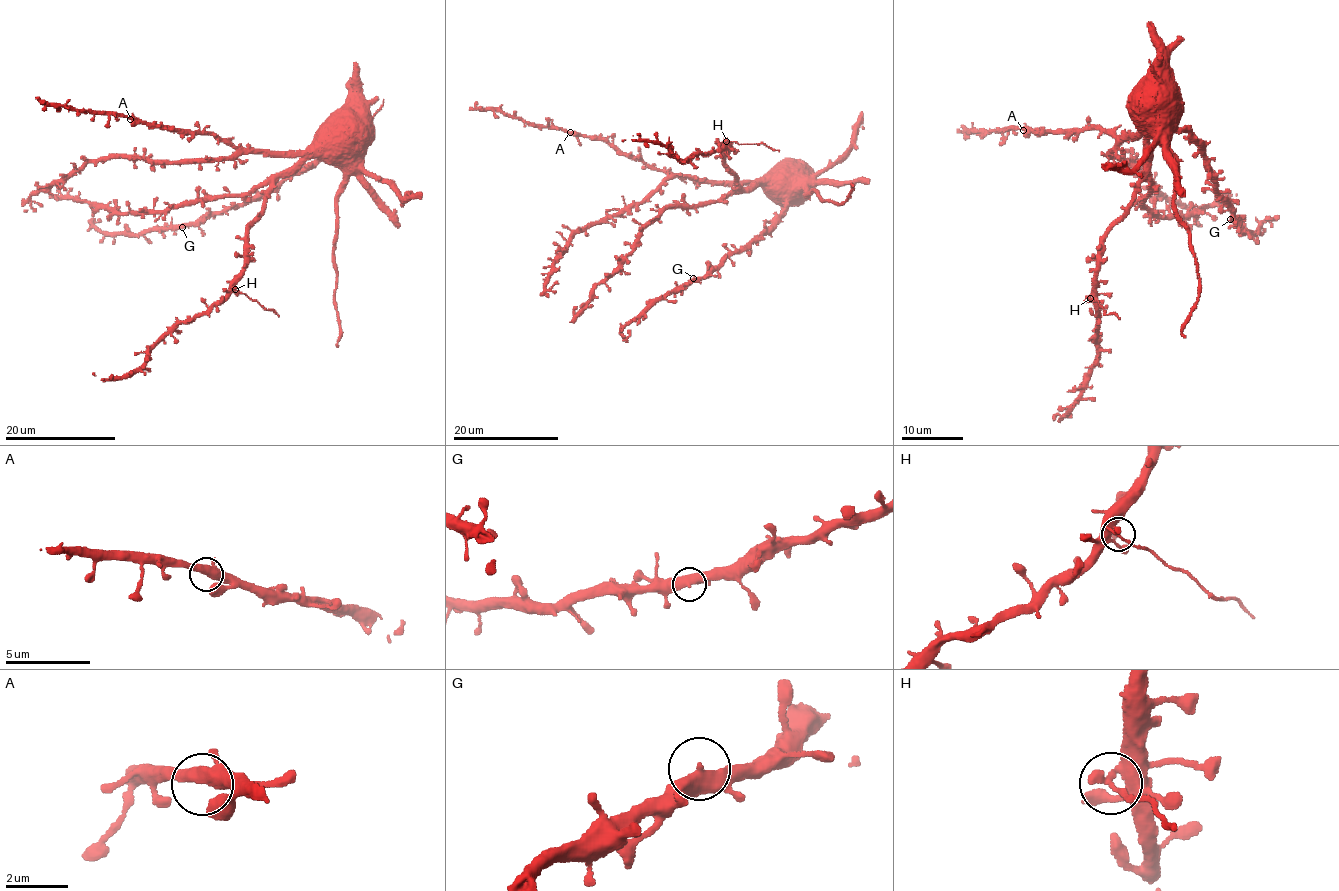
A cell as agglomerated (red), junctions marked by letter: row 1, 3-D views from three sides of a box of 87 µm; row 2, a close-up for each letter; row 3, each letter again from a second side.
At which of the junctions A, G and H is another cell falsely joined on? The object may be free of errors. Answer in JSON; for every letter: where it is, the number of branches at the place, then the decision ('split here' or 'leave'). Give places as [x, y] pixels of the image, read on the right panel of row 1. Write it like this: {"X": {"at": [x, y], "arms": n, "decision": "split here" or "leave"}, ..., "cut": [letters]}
{"A": {"at": [1023, 130], "arms": 2, "decision": "leave"}, "G": {"at": [1230, 219], "arms": 2, "decision": "leave"}, "H": {"at": [1090, 298], "arms": 2, "decision": "split here"}, "cut": ["H"]}

